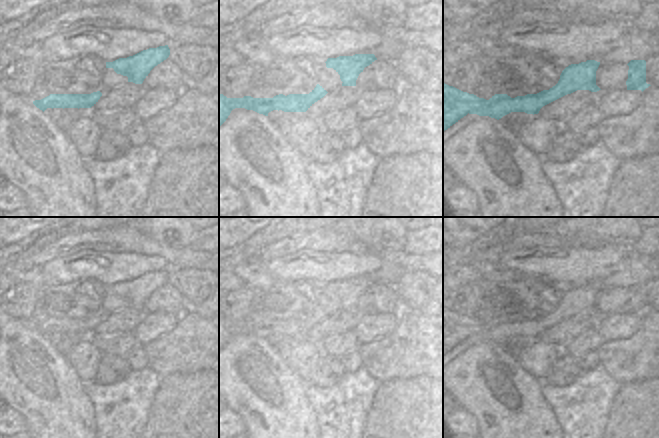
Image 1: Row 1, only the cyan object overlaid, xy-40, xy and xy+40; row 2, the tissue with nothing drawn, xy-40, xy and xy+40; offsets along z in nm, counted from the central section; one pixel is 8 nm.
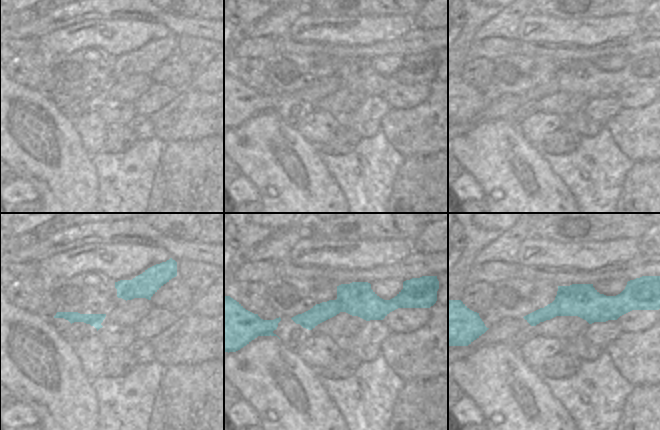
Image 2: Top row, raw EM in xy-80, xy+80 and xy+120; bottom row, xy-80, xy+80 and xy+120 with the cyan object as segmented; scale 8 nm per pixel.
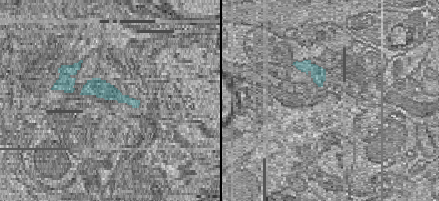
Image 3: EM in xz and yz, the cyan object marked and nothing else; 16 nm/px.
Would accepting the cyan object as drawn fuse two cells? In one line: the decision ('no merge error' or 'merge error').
merge error

